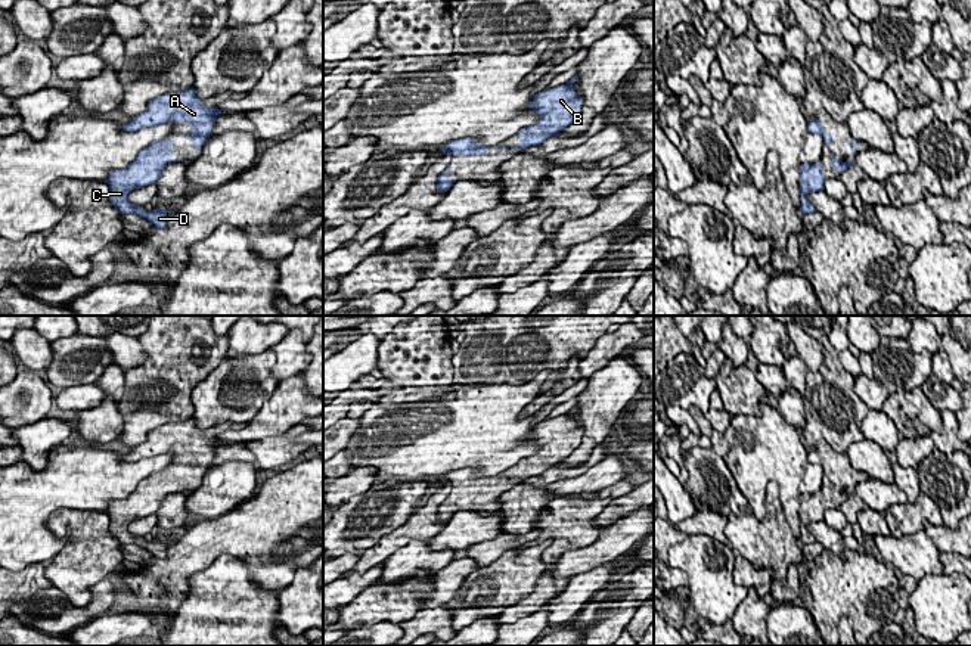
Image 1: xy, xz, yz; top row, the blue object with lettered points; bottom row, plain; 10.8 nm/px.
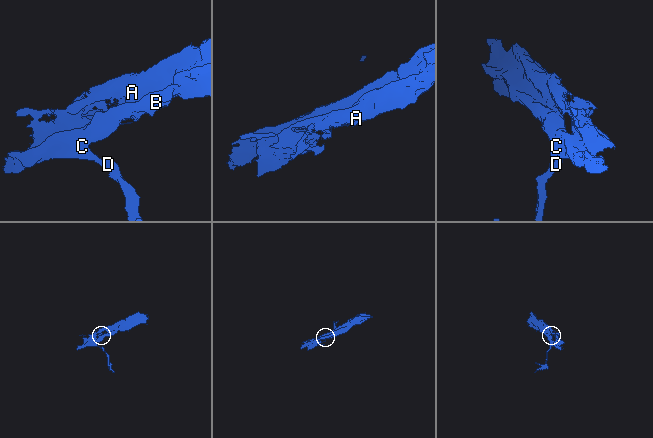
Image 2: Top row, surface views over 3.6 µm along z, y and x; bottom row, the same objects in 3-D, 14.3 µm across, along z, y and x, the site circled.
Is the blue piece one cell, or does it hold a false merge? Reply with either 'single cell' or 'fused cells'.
single cell

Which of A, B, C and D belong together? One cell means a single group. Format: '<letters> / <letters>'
A B C D

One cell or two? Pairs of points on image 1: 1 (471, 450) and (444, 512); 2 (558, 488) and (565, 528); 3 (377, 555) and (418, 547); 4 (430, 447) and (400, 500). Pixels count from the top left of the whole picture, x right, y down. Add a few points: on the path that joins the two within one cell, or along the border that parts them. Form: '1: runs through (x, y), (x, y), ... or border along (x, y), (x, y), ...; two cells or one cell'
1: border along (477, 468), (459, 469); two cells
2: border along (555, 496), (570, 497); two cells
3: border along (425, 540), (409, 540), (381, 562); two cells
4: border along (421, 478), (415, 483); two cells

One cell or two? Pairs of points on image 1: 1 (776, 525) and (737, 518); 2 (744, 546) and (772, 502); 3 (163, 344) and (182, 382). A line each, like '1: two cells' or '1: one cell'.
1: one cell
2: one cell
3: one cell

